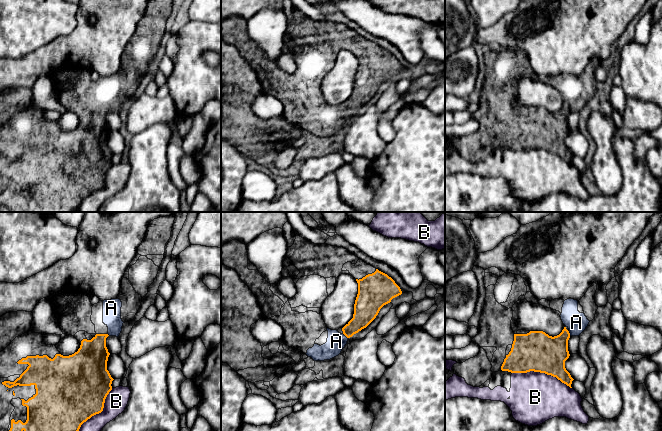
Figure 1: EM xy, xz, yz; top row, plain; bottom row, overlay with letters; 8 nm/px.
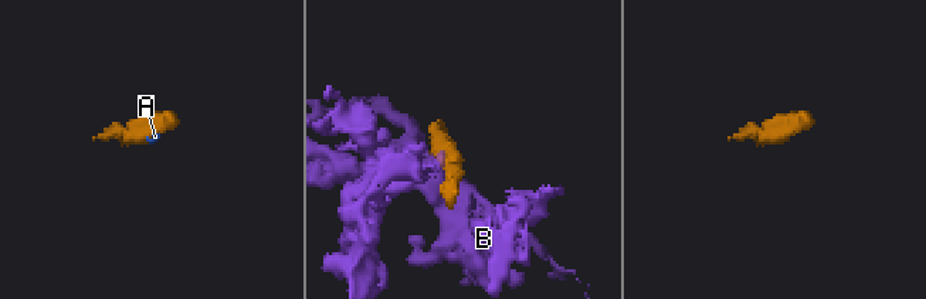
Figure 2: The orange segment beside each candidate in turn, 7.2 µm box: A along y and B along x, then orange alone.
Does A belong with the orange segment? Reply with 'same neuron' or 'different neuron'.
same neuron

